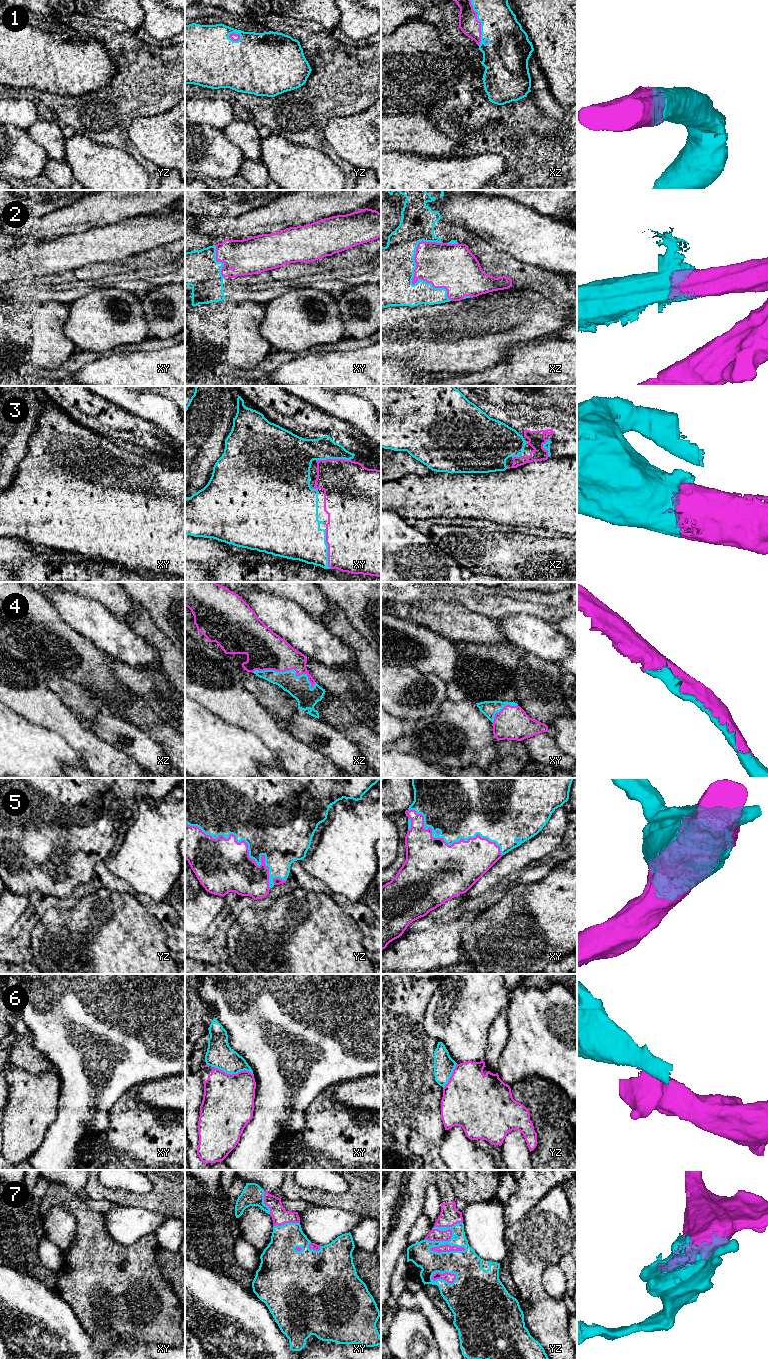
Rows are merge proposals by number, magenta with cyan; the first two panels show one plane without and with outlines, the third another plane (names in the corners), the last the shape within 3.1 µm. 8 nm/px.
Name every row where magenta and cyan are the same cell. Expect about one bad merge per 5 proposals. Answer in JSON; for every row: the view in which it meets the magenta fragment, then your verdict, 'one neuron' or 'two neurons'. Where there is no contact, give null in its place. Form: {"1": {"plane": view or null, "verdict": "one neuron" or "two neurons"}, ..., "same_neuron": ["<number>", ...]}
{"1": {"plane": "xz", "verdict": "one neuron"}, "2": {"plane": "xz", "verdict": "one neuron"}, "3": {"plane": "xy", "verdict": "one neuron"}, "4": {"plane": "xz", "verdict": "one neuron"}, "5": {"plane": "yz", "verdict": "one neuron"}, "6": {"plane": "xy", "verdict": "two neurons"}, "7": {"plane": "yz", "verdict": "one neuron"}, "same_neuron": ["1", "2", "3", "4", "5", "7"]}

